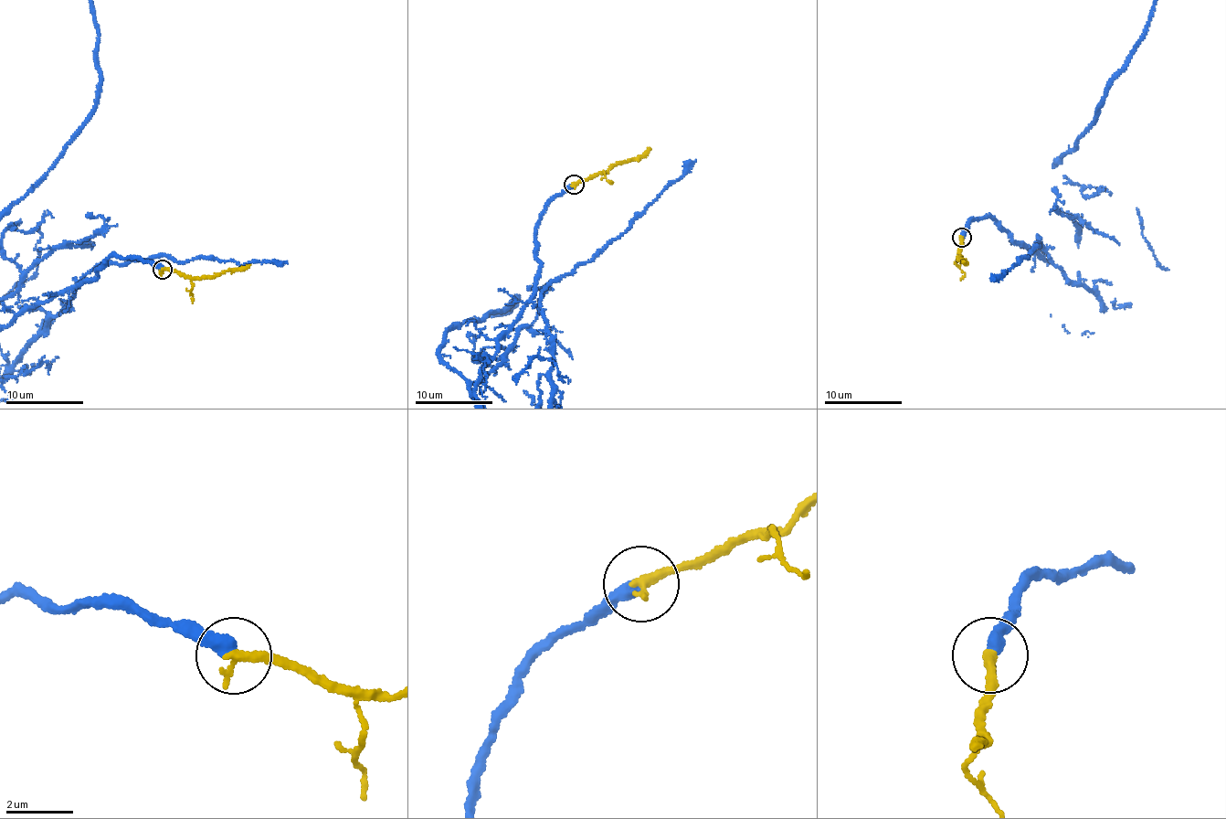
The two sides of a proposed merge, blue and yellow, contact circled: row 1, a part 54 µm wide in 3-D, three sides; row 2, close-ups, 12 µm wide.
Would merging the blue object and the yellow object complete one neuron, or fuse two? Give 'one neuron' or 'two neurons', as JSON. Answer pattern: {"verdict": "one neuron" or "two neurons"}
{"verdict": "one neuron"}

